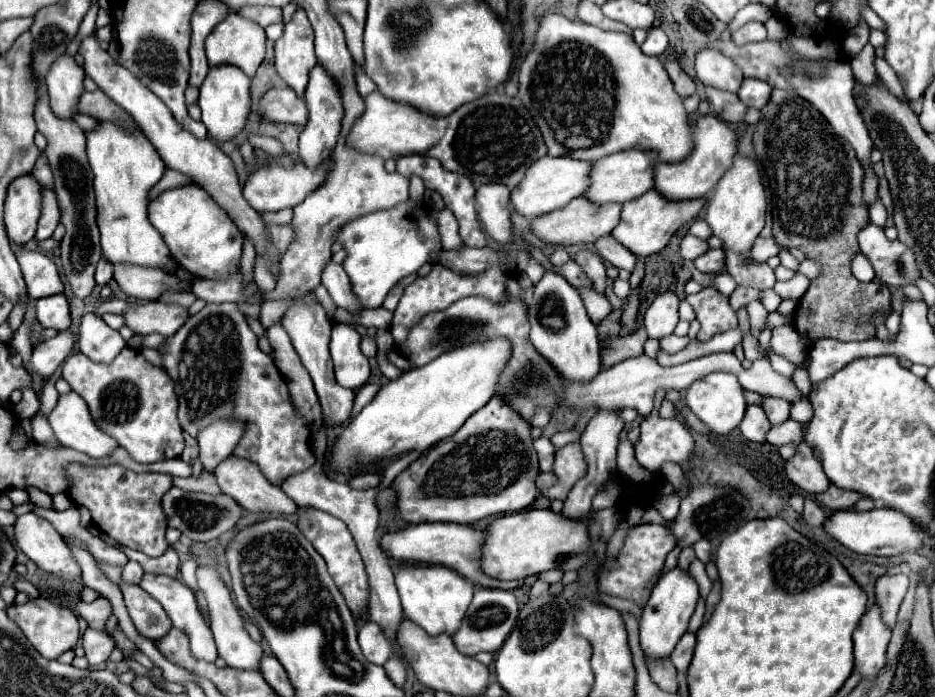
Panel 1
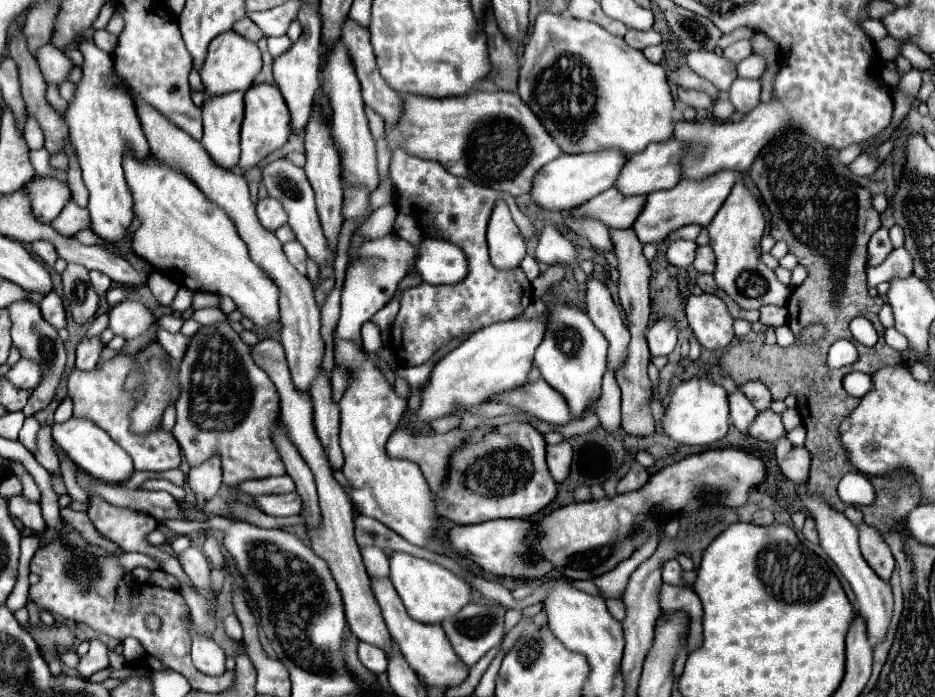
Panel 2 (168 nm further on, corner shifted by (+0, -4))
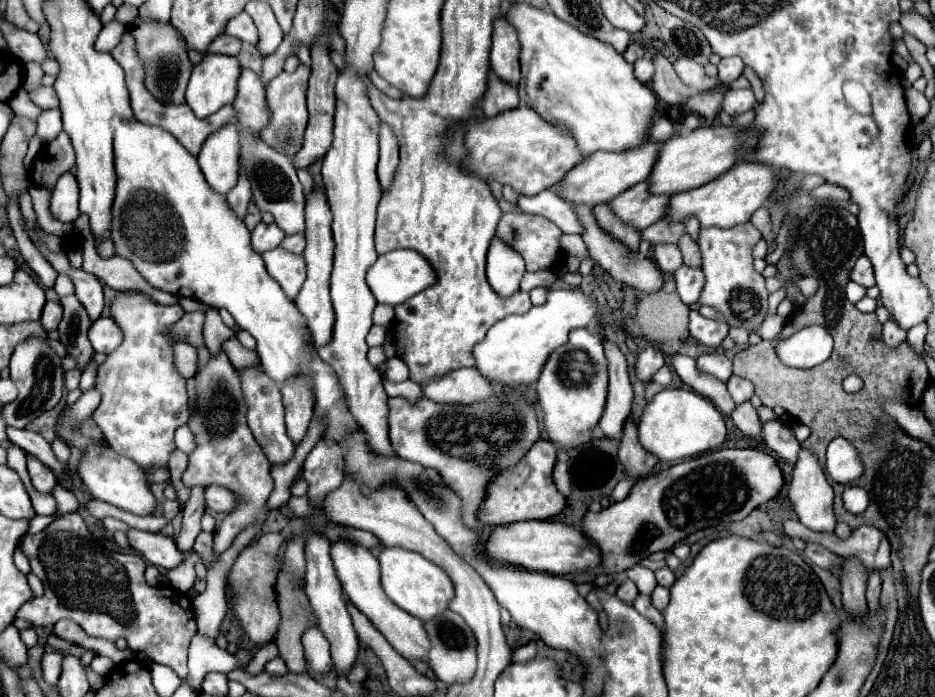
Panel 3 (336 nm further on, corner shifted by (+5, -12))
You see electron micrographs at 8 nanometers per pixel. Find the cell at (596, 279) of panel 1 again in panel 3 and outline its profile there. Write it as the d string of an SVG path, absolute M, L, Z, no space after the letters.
M604 342L604 350L608 356L608 374L610 374L610 386L608 386L608 402L604 408L604 416L600 420L600 430L606 438L620 438L626 420L632 412L632 384L628 376L628 364L618 346L612 342Z

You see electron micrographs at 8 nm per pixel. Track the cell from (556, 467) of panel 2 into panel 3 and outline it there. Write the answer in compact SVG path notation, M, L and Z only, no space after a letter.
M558 462L558 464L554 466L552 478L554 478L558 490L560 490L564 496L568 496L568 494L570 494L570 474L568 474L568 466L566 466L564 462Z

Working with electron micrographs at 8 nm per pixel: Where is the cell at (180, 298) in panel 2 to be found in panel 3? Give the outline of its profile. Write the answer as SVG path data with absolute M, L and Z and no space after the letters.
M120 292L110 306L110 316L118 324L118 328L124 334L122 344L106 356L104 364L98 366L98 376L94 388L102 394L102 402L98 410L94 412L94 422L102 430L104 438L108 440L110 448L130 460L134 460L142 468L152 466L166 466L170 454L176 450L174 444L174 432L182 424L188 422L188 394L186 394L186 380L178 374L174 366L174 352L172 346L178 342L172 334L165 334L173 324L176 324L184 310L182 306L162 306L152 299L140 294L140 292Z

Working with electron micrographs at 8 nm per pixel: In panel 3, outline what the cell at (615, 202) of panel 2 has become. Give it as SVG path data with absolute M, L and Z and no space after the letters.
M646 182L628 188L626 192L618 194L610 206L626 224L636 226L638 230L648 228L650 224L662 220L666 216L666 204L670 196L650 196L646 192Z

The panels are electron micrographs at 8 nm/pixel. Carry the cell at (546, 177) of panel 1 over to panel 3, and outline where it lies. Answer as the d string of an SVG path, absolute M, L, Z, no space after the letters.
M648 138L630 152L594 152L564 176L564 180L560 182L560 196L570 204L596 206L610 202L618 192L624 192L638 182L646 182L650 168L654 168L654 160L658 160L658 148L660 146L652 138Z

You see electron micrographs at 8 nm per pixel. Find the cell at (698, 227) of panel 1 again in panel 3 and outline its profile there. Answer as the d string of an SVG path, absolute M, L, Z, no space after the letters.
M660 220L660 222L652 224L650 228L642 230L642 238L648 240L650 244L660 244L660 242L676 244L682 234L684 234L684 226L682 224L670 224L668 220Z

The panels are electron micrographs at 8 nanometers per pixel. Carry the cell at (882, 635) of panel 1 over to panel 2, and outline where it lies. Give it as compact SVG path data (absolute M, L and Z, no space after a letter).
M797 486L797 492L799 492L801 500L805 502L805 506L809 508L809 514L815 518L819 540L821 540L821 548L827 552L827 556L837 564L837 568L841 570L841 574L851 584L851 588L853 588L853 592L857 596L859 614L861 614L861 618L865 620L865 626L867 626L867 638L871 640L873 646L877 646L879 642L885 640L885 634L887 634L887 628L889 628L891 616L893 616L891 586L887 586L887 582L879 580L879 576L863 560L863 556L859 552L859 542L857 542L857 536L859 536L857 526L853 522L849 522L845 518L845 514L829 508L821 498L809 496L807 494L807 486Z

